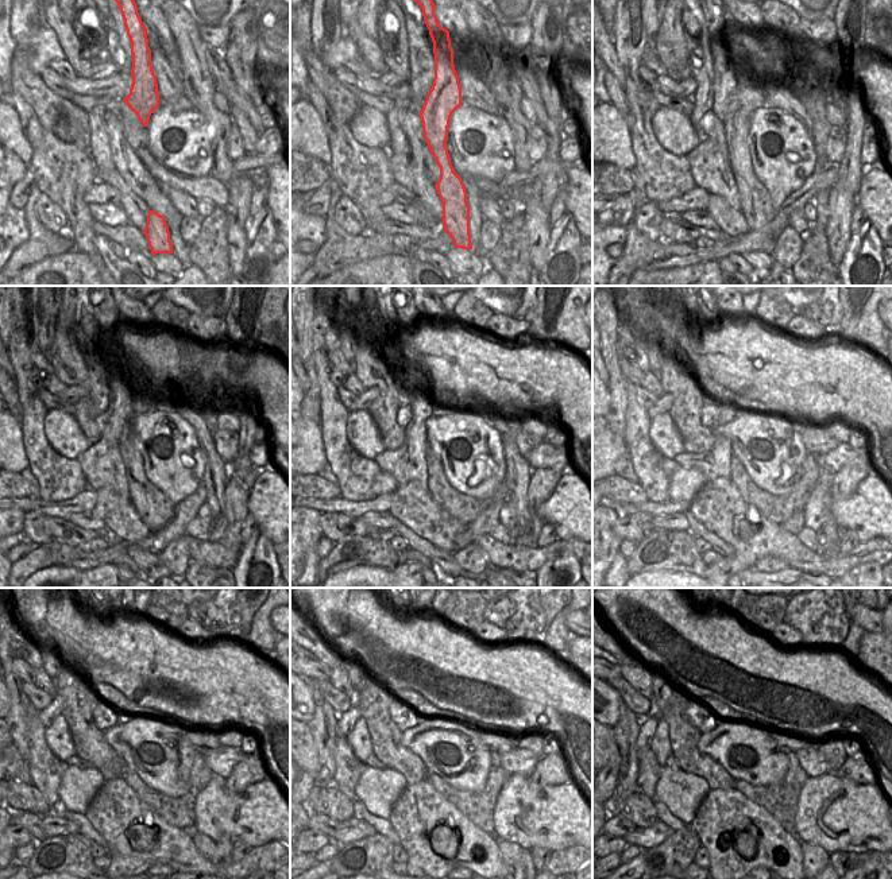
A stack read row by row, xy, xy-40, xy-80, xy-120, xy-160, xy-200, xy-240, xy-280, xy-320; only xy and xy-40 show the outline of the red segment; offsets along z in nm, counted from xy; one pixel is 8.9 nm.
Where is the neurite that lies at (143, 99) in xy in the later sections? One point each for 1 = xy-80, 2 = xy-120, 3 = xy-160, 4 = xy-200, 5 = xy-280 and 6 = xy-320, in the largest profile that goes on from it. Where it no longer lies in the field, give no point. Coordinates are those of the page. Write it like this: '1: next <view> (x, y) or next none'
1: next xy-80 (756, 204)
2: next xy-120 (155, 510)
3: next xy-160 (466, 508)
4: next xy-200 (776, 508)
5: next xy-280 (478, 806)
6: next xy-320 (780, 800)

